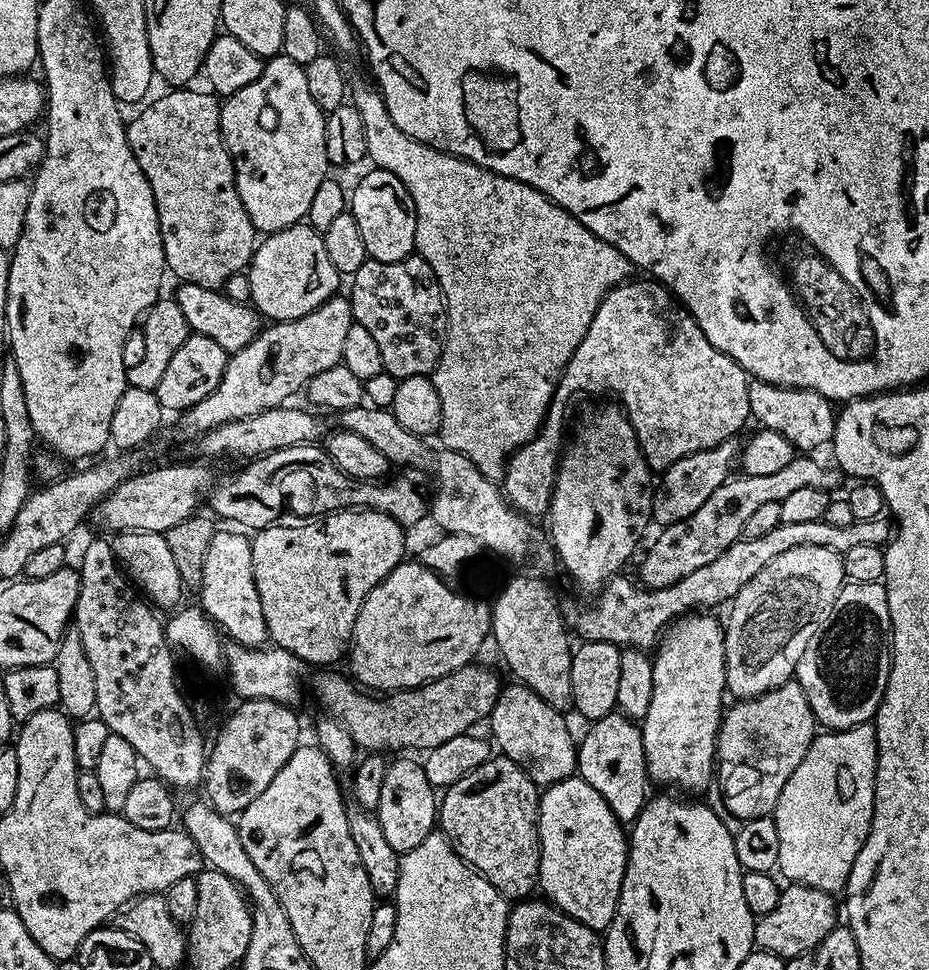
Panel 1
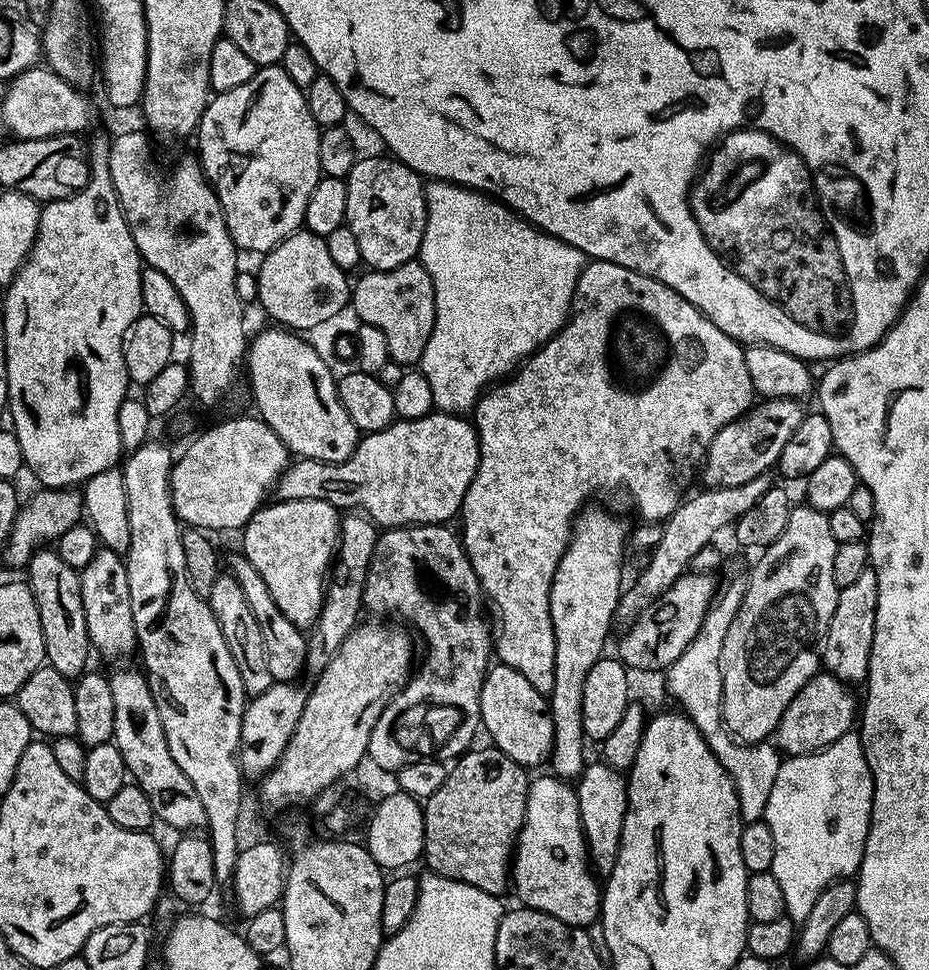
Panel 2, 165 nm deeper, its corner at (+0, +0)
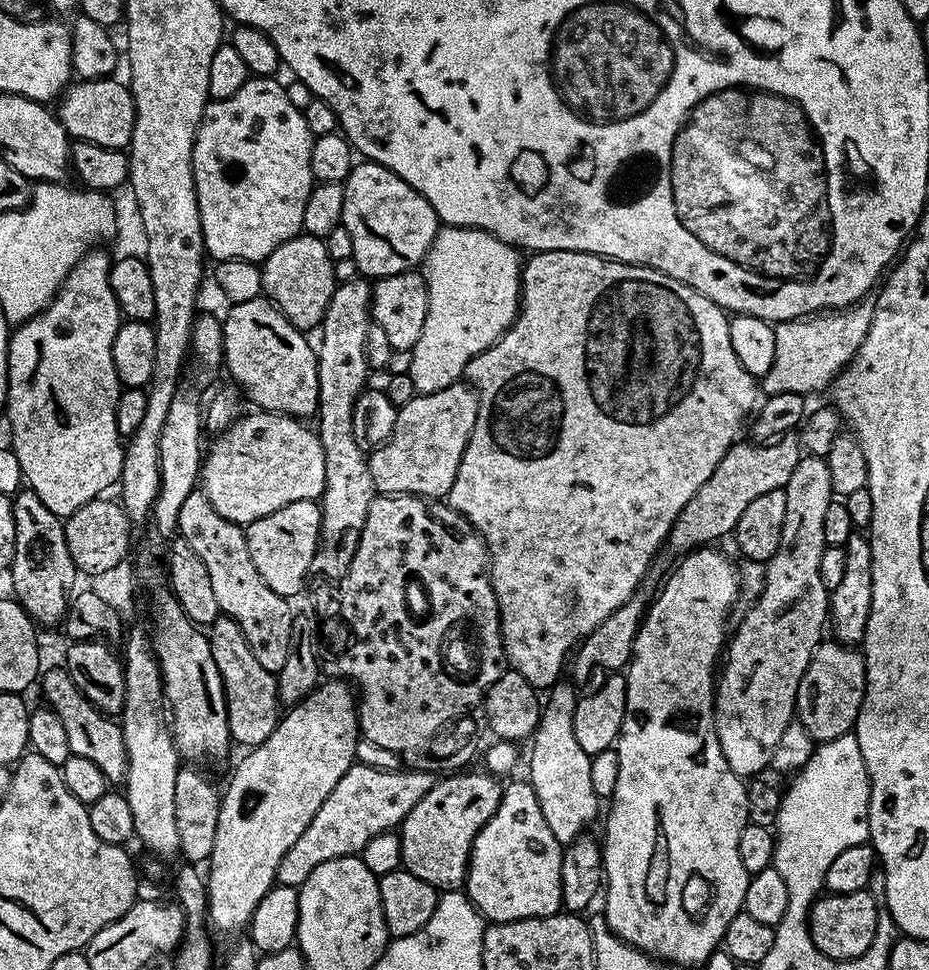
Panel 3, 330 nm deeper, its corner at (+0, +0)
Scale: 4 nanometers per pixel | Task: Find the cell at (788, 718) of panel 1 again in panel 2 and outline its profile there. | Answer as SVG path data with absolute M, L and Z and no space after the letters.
M826 670L811 676L806 686L794 694L790 706L786 706L774 733L775 747L788 756L805 756L838 742L842 734L853 731L858 720L858 700L852 697L852 692L844 681Z

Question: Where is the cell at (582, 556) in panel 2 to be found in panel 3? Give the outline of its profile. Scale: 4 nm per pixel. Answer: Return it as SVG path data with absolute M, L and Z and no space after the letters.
M557 682L547 689L540 721L530 737L532 757L528 760L526 779L538 798L538 806L542 806L546 826L550 826L554 838L558 838L562 846L567 846L576 837L589 831L588 823L595 818L600 804L602 808L602 800L590 782L592 757L586 754L586 750L582 750L582 746L578 746L578 738L574 734L574 710L578 692L564 683Z

